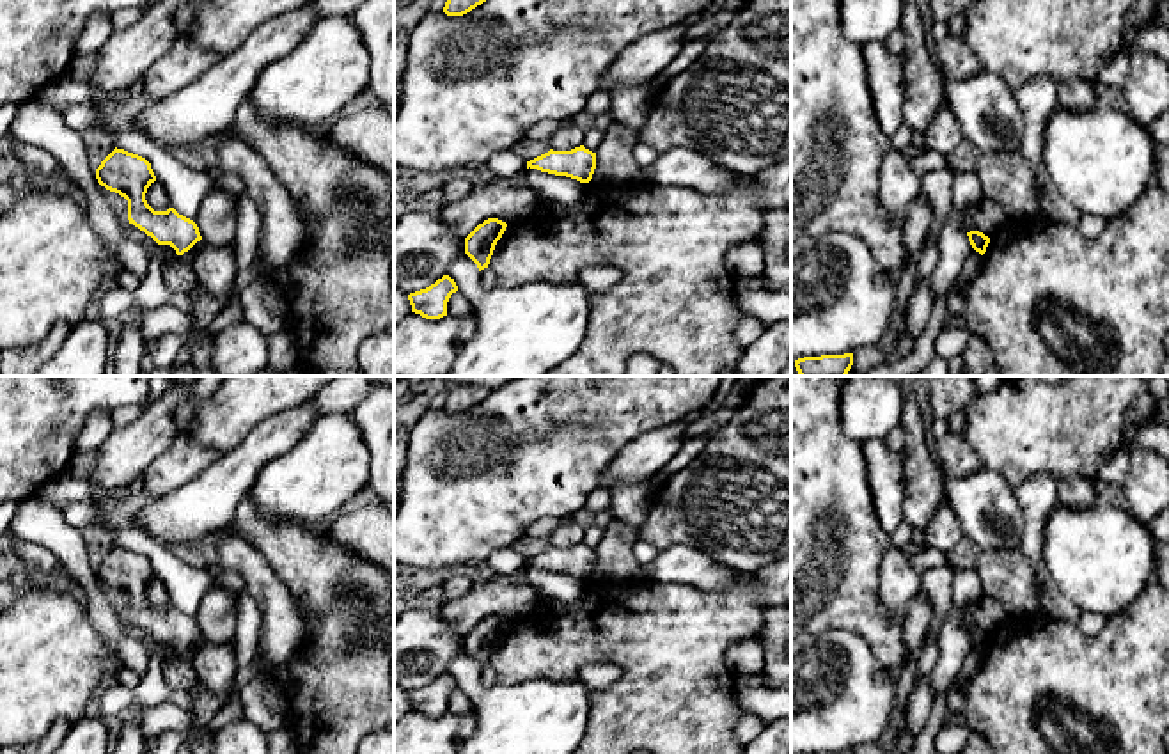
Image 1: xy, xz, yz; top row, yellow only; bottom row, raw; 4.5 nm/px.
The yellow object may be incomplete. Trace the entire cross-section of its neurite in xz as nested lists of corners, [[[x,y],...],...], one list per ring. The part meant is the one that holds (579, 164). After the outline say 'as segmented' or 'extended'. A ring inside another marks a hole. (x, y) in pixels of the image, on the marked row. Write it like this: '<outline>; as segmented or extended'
[[[584,145],[571,151],[553,151],[527,161],[527,169],[537,169],[541,172],[566,176],[580,183],[589,183],[596,169],[596,153]]]; as segmented

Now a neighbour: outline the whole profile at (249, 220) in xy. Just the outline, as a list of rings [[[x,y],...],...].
[[[247,193],[239,197],[239,208],[236,216],[236,263],[241,268],[247,268],[254,263],[257,255],[261,231],[261,215],[257,206],[250,200]]]

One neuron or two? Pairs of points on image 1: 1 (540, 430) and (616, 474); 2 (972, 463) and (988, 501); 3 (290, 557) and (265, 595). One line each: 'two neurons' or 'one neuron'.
1: two neurons
2: two neurons
3: two neurons

